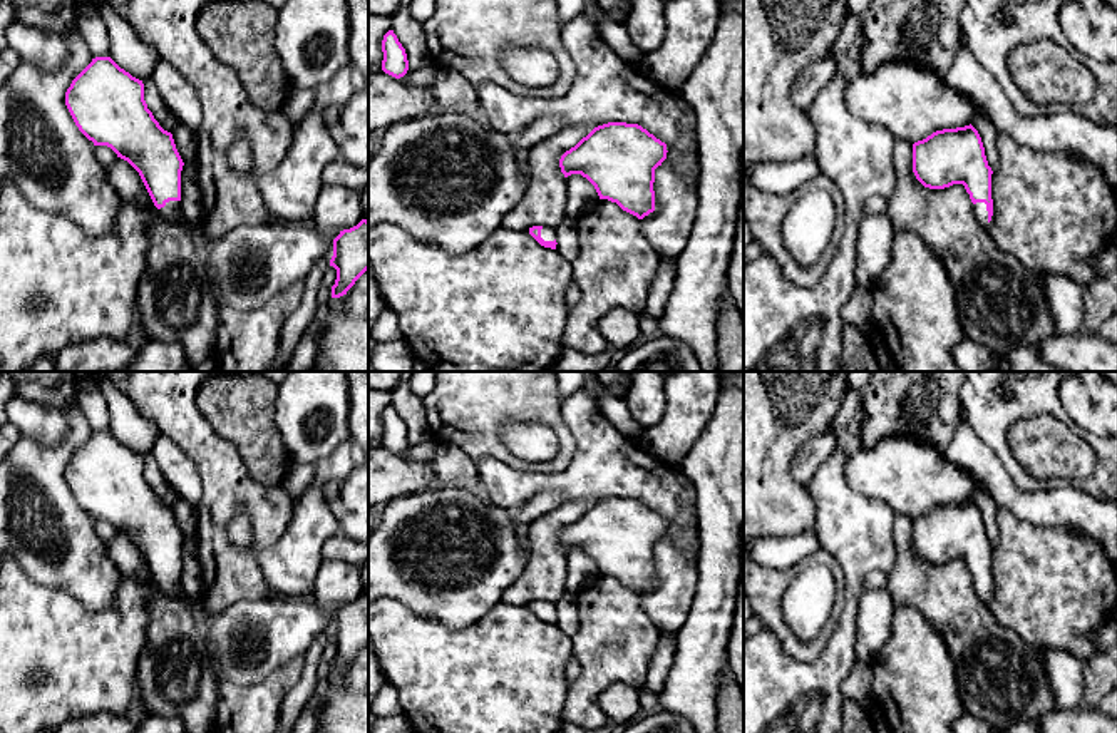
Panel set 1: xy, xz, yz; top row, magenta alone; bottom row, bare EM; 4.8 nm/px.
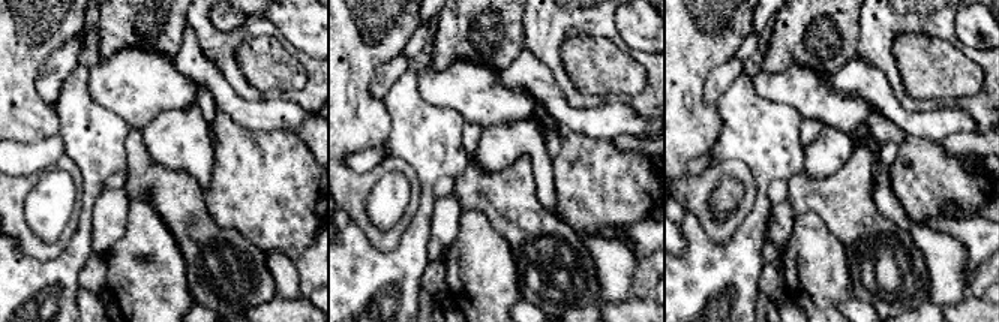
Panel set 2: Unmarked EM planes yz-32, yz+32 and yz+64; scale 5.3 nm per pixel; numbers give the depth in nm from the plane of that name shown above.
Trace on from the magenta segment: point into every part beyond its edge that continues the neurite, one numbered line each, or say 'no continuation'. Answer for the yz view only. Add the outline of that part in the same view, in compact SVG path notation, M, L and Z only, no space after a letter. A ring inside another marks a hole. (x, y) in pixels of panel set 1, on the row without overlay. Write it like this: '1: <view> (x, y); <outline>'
1: yz (980, 583); M976 577L975 579L975 591L978 594L978 597L986 602L988 601L988 586L986 586L986 579L985 577Z

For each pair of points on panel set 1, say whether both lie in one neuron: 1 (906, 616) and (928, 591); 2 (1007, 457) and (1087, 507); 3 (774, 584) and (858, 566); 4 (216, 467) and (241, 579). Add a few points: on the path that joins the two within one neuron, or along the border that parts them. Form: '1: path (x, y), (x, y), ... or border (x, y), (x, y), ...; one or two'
1: border (896, 606), (913, 606), (940, 636); two
2: border (1007, 471), (1008, 477), (1024, 491), (1044, 487); two
3: border (819, 548), (836, 559), (843, 573), (843, 609); two
4: path (216, 496), (216, 551); one

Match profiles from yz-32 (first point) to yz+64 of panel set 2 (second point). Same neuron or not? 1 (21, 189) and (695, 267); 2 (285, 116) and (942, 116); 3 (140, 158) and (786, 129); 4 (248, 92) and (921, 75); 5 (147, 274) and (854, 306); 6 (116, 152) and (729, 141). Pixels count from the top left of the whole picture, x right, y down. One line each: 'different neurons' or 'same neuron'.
1: different neurons
2: same neuron
3: different neurons
4: different neurons
5: different neurons
6: same neuron

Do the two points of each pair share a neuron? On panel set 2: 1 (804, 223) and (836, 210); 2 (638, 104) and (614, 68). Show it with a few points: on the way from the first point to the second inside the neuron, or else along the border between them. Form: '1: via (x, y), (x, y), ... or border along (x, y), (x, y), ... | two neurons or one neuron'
1: border along (795, 216), (804, 211), (815, 211), (842, 243) | two neurons
2: border along (639, 62), (644, 87), (620, 96) | two neurons

